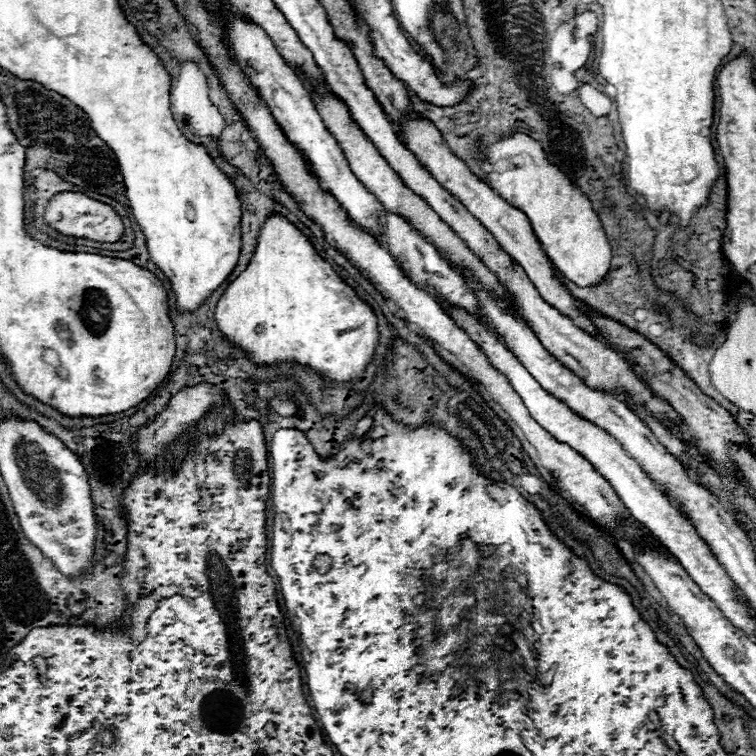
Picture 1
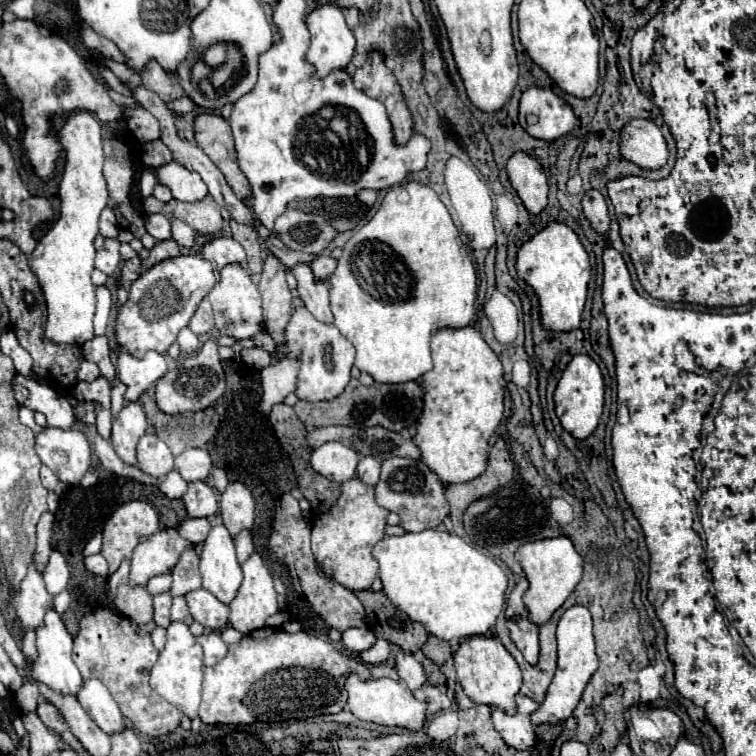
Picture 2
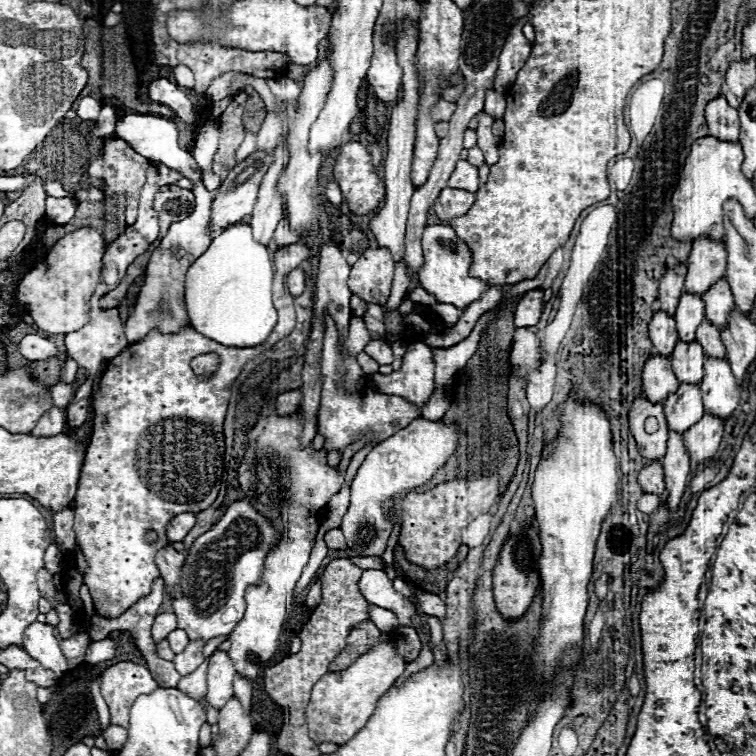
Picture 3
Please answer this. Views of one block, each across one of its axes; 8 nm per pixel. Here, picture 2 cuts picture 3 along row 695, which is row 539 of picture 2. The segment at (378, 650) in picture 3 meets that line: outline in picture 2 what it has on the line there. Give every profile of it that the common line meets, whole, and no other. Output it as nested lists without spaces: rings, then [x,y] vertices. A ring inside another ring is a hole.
[[[358,478],[342,484],[342,494],[336,506],[330,512],[320,514],[314,520],[312,530],[312,552],[332,580],[348,590],[366,590],[372,586],[378,574],[378,562],[372,550],[386,536],[388,514],[390,512],[376,502],[374,486],[368,486]]]

